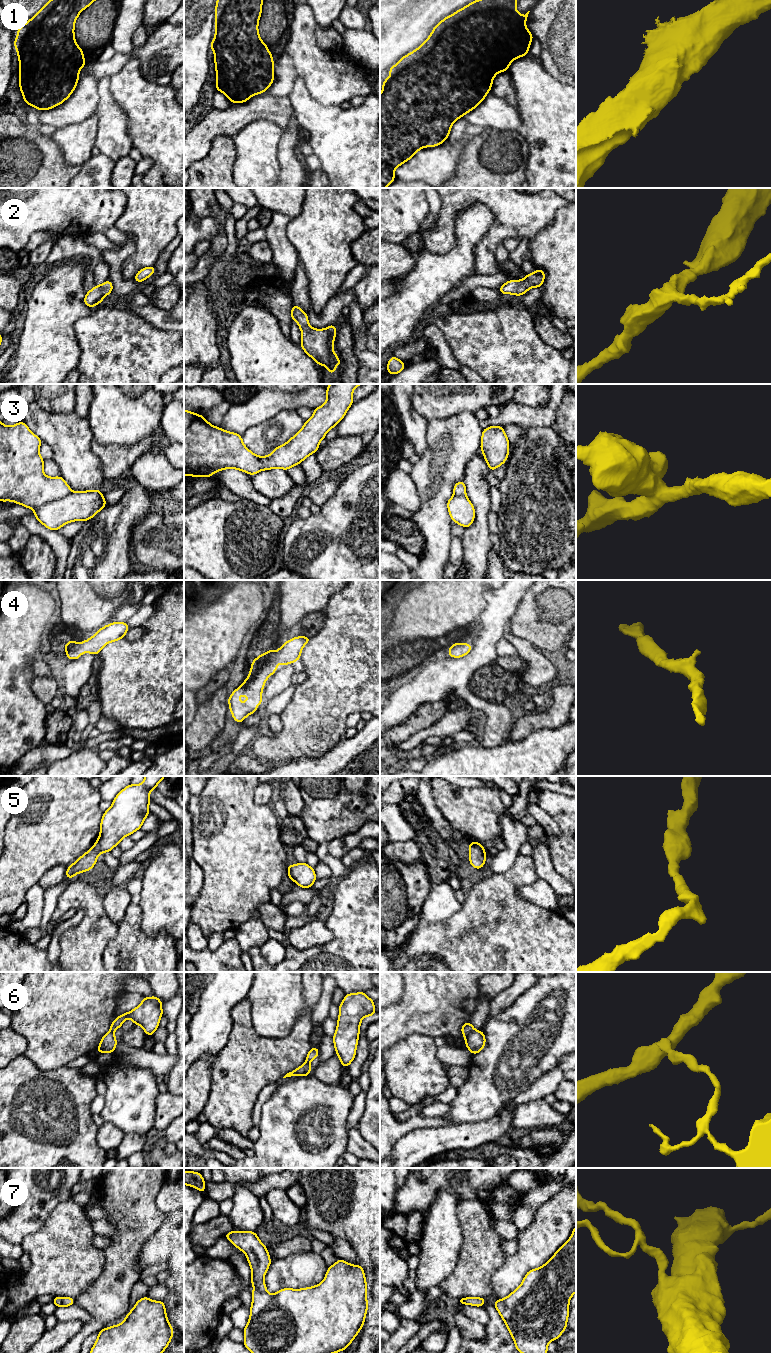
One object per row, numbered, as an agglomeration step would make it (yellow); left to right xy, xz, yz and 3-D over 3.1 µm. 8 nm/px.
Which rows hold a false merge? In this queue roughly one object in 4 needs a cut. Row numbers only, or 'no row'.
3, 6

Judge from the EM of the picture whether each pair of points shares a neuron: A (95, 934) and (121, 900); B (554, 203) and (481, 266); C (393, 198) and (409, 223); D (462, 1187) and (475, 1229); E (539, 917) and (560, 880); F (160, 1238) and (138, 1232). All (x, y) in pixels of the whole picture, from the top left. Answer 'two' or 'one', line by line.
A: two
B: one
C: one
D: two
E: two
F: two

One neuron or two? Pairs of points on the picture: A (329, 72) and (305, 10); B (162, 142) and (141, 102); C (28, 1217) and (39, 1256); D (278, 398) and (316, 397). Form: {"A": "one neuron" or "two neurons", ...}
{"A": "one neuron", "B": "one neuron", "C": "two neurons", "D": "one neuron"}

